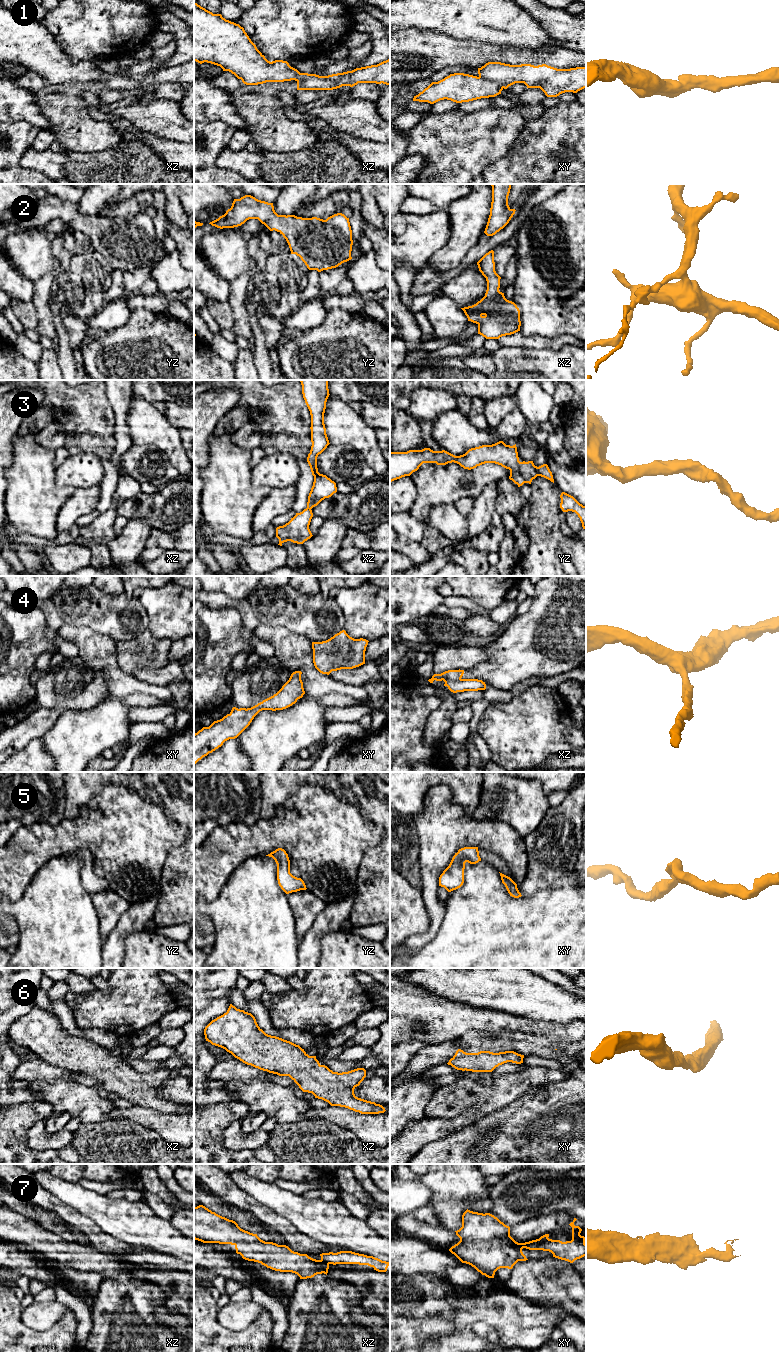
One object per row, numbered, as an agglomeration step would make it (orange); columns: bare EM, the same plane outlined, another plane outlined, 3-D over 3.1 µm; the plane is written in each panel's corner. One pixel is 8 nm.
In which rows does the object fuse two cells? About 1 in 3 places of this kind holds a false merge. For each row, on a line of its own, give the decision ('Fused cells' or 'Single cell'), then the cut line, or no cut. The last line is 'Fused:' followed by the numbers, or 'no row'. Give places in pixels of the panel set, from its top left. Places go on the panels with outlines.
1: Fused cells. Split along xy (479, 75), (486, 79), (494, 80), (503, 87)
2: Single cell. No split
3: Single cell. No split
4: Single cell. No split
5: Single cell. No split
6: Single cell. No split
7: Fused cells. Split along xz (320, 1260), (328, 1264)
Fused: 1, 7

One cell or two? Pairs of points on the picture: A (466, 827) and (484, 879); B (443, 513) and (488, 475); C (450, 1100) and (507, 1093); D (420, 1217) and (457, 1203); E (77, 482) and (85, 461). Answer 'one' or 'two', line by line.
A: two
B: two
C: one
D: two
E: one

